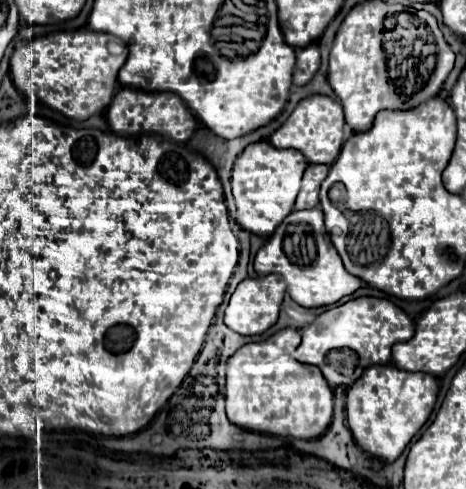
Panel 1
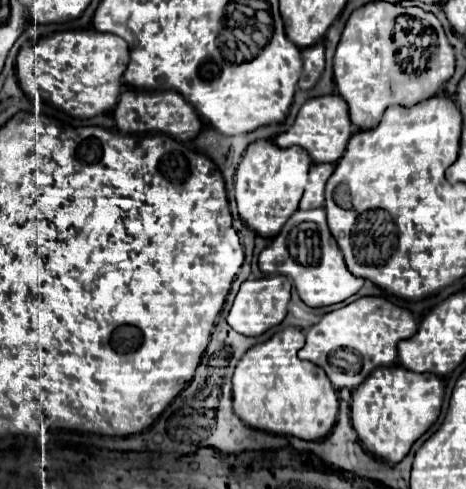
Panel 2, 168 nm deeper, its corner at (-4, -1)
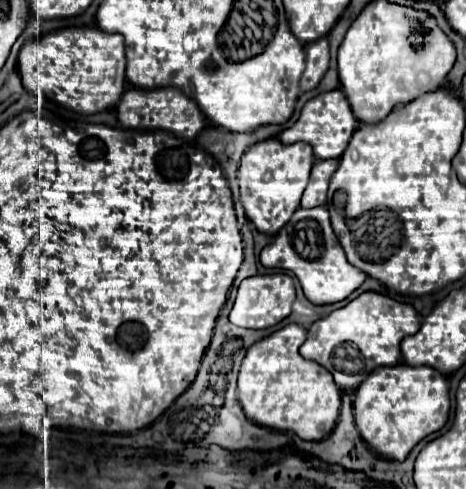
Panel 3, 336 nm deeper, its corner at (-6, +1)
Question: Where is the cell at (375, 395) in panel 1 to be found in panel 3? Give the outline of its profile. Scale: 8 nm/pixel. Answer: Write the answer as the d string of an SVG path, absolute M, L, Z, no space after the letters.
M379 366L357 388L353 412L363 440L381 456L403 462L413 446L441 430L449 418L449 386L441 372L429 366Z

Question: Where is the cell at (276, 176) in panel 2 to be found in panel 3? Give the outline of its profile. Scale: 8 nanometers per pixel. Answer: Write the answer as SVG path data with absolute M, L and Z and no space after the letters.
M277 138L257 142L242 155L236 172L240 201L247 219L255 224L259 232L277 234L277 230L289 222L293 212L299 208L313 160L315 158L309 144L295 142L285 146Z

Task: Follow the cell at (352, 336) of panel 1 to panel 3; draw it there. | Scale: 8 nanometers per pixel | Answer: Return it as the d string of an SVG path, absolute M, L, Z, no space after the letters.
M363 292L347 306L313 322L299 352L303 358L327 368L339 388L357 388L377 366L395 366L401 358L401 340L415 334L419 326L421 320L411 304L401 304L377 292Z

